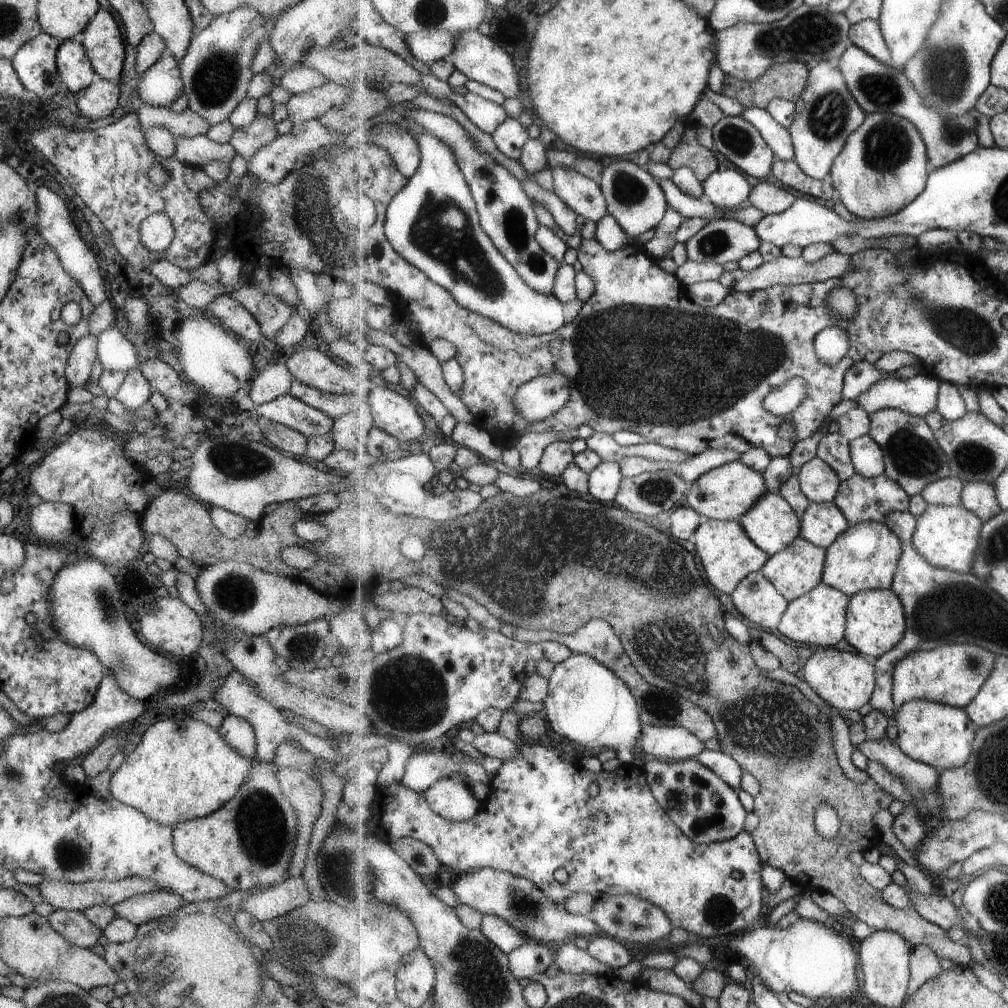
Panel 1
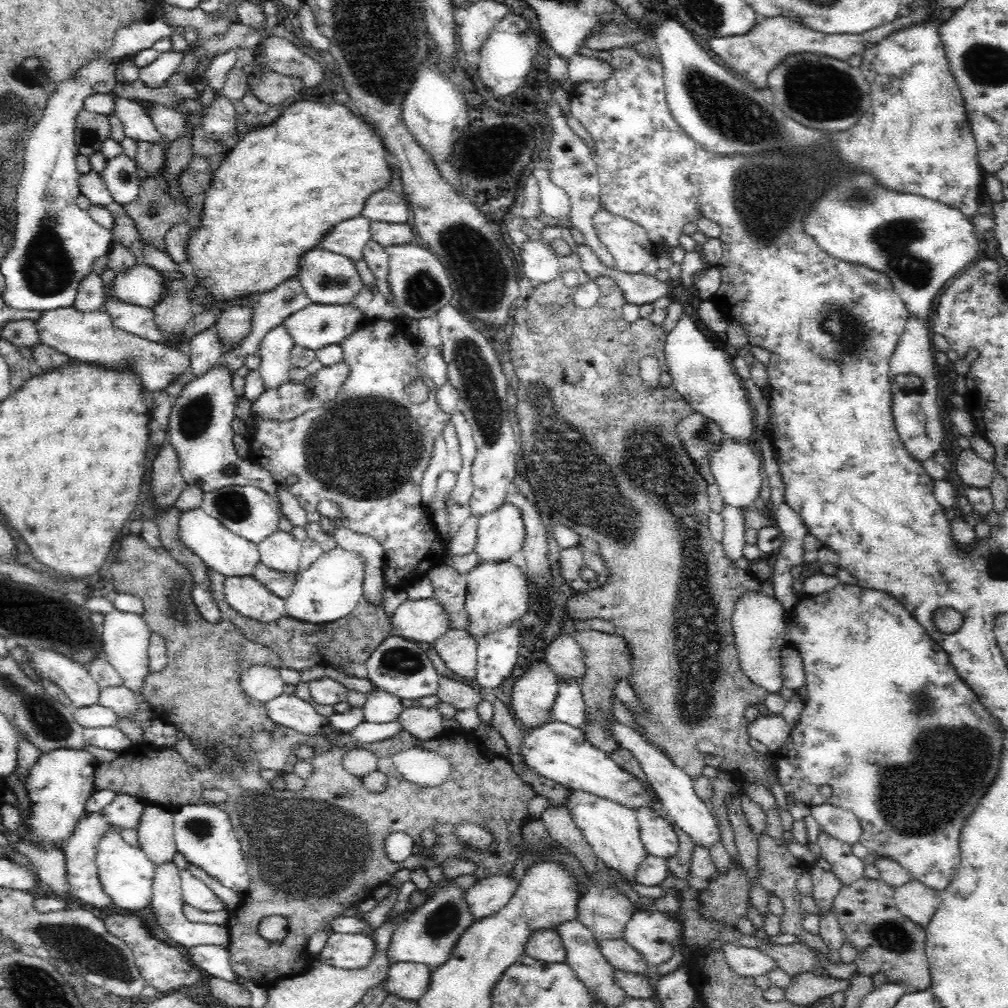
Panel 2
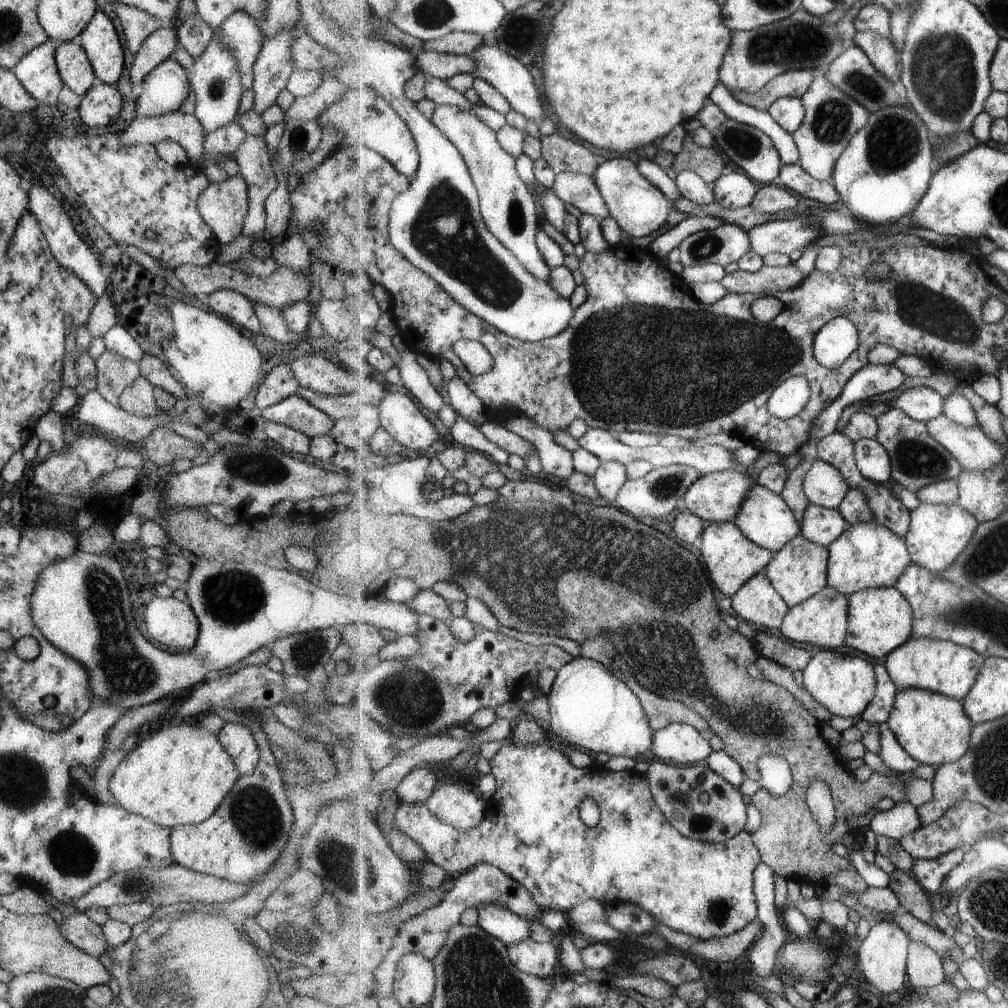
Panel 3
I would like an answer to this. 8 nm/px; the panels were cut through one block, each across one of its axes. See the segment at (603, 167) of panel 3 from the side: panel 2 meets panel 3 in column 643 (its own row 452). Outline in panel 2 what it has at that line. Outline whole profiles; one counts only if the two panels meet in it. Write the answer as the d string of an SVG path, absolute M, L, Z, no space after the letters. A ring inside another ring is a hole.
M221 360L221 363L223 364L218 368L216 366L211 371L209 371L207 374L204 374L201 378L197 378L195 380L190 381L190 384L186 386L182 391L181 394L174 398L174 404L173 408L170 414L170 418L168 418L168 430L166 431L166 438L172 448L174 448L174 451L176 451L176 457L178 458L179 463L179 472L181 475L181 479L184 480L184 483L186 483L186 486L188 485L196 485L200 487L200 491L202 493L205 492L212 492L215 490L218 490L219 488L224 488L227 486L244 486L244 485L256 485L258 488L261 488L264 490L264 492L267 492L272 499L278 504L278 507L280 507L280 522L278 522L278 530L279 531L288 531L288 533L292 532L294 526L284 514L281 513L281 506L280 502L278 502L278 496L277 496L277 484L276 482L271 478L271 475L264 471L261 467L253 465L252 462L249 462L247 460L242 460L241 457L236 453L236 450L234 449L234 444L232 443L232 438L234 438L234 434L236 431L238 431L237 428L233 428L234 420L237 419L237 417L234 415L234 408L236 408L236 405L238 404L238 400L236 400L237 395L235 394L233 387L232 387L232 380L233 375L225 368L224 361Z

